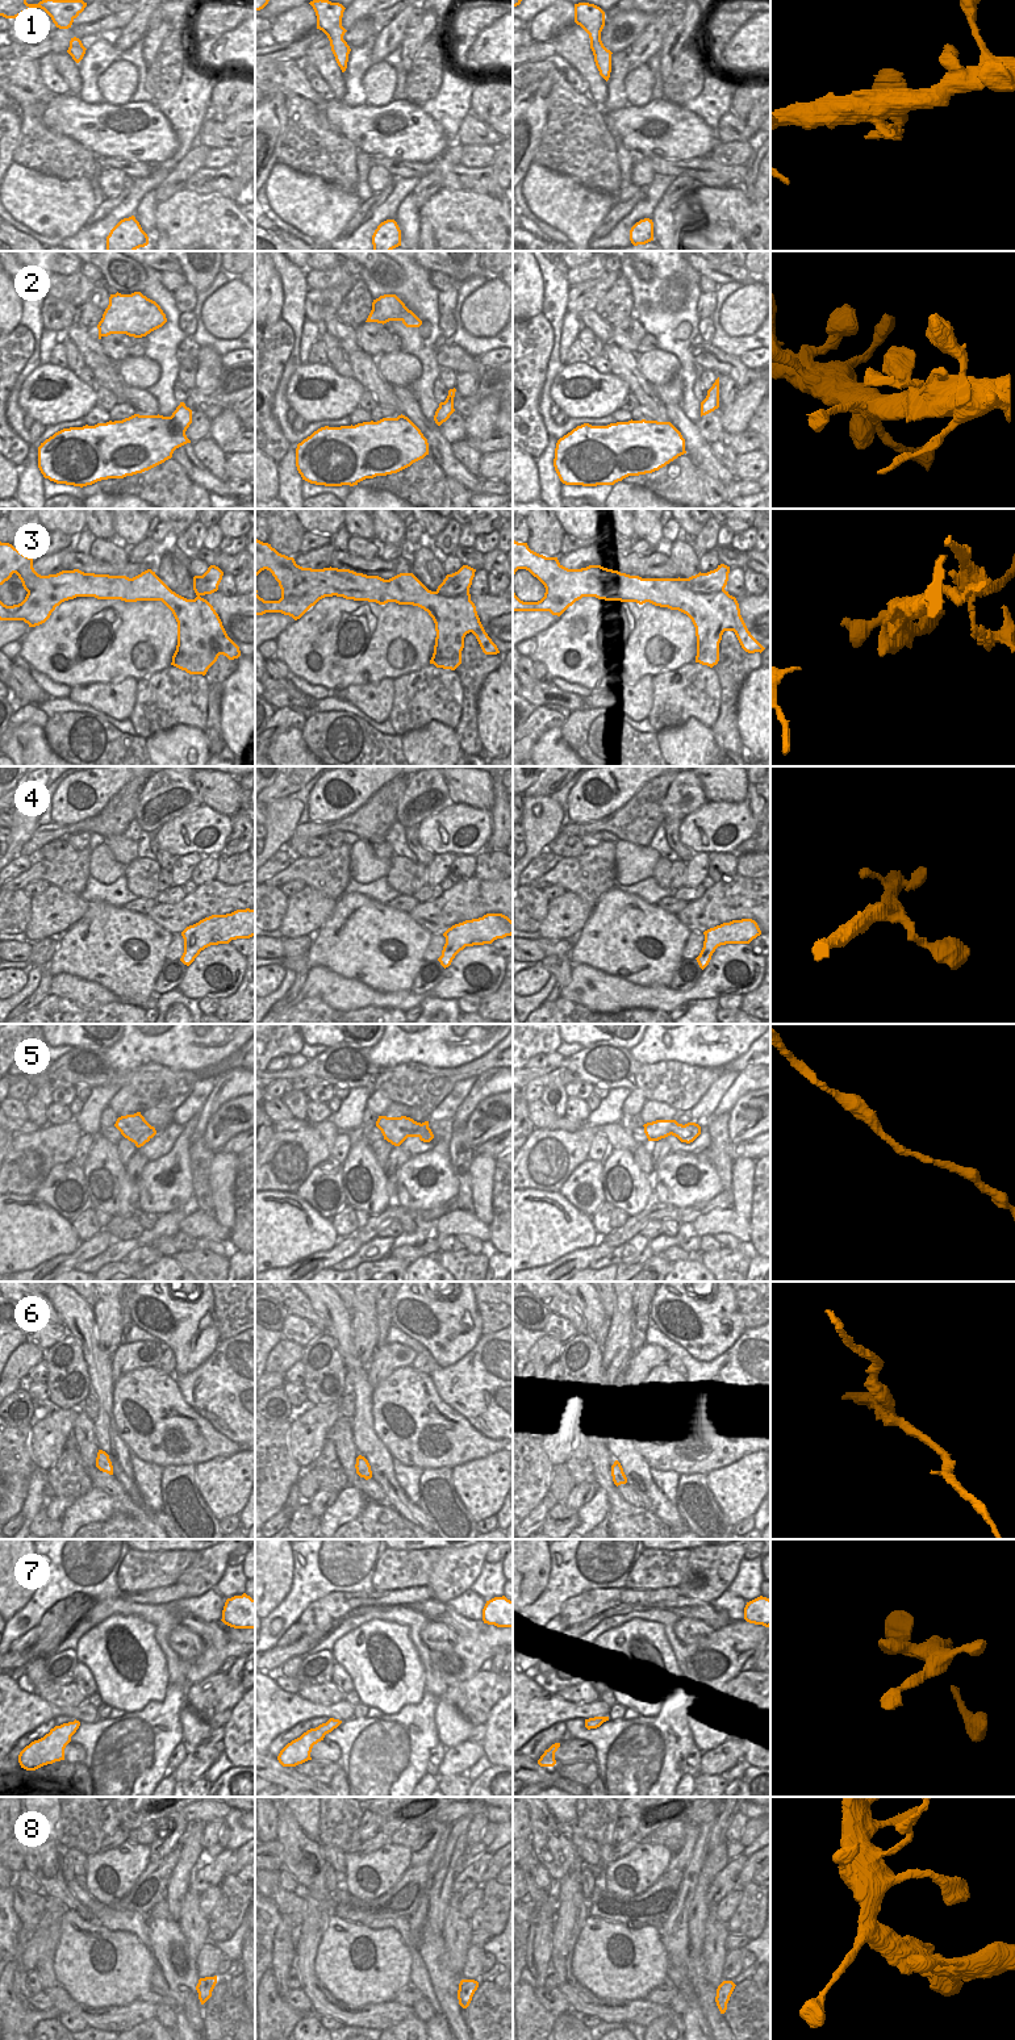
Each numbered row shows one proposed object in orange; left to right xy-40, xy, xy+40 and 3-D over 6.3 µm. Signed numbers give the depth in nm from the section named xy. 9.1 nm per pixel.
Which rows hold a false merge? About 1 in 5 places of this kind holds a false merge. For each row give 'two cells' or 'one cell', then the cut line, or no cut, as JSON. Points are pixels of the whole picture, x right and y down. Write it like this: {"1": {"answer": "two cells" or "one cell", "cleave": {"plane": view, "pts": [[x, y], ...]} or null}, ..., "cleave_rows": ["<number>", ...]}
{"1": {"answer": "one cell", "cleave": null}, "2": {"answer": "one cell", "cleave": null}, "3": {"answer": "two cells", "cleave": {"plane": "xy+40", "pts": [[676, 579], [684, 586], [700, 593], [723, 590]]}}, "4": {"answer": "one cell", "cleave": null}, "5": {"answer": "one cell", "cleave": null}, "6": {"answer": "two cells", "cleave": {"plane": "xy+40", "pts": [[621, 1471], [619, 1480], [622, 1483]]}}, "7": {"answer": "one cell", "cleave": null}, "8": {"answer": "one cell", "cleave": null}, "cleave_rows": ["3", "6"]}

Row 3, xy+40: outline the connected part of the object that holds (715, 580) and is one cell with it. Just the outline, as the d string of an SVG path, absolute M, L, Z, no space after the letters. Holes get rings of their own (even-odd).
M720 564L717 569L707 573L698 573L689 578L677 578L678 582L693 591L699 594L711 594L714 591L724 590L728 581L730 567Z

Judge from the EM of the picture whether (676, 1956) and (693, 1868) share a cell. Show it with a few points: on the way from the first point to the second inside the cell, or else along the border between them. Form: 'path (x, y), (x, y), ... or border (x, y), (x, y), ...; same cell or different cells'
path (676, 1934), (686, 1890); same cell

